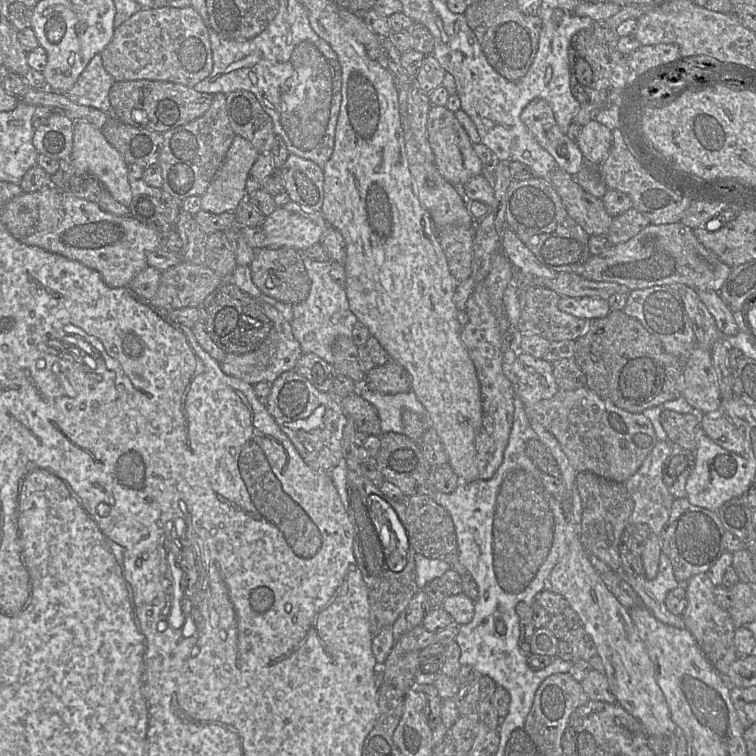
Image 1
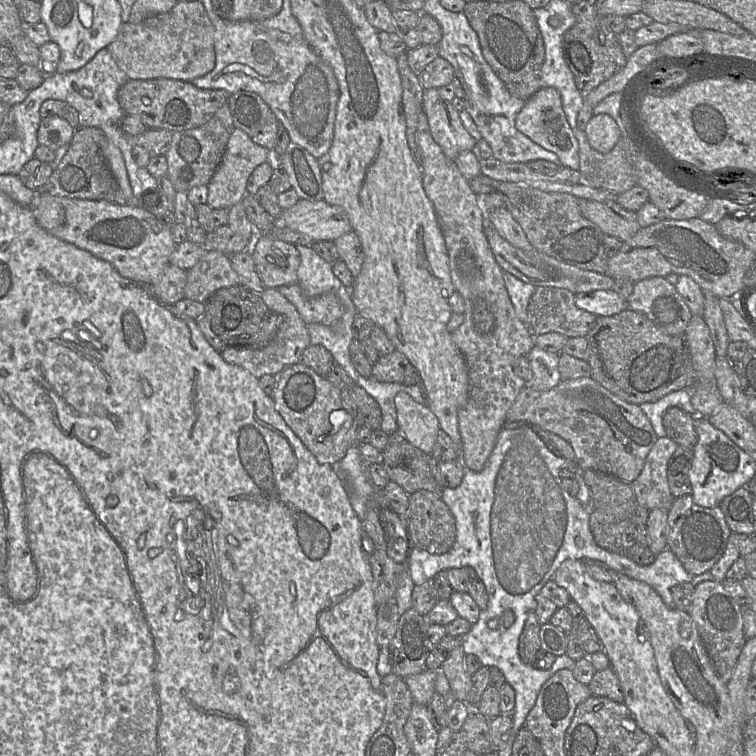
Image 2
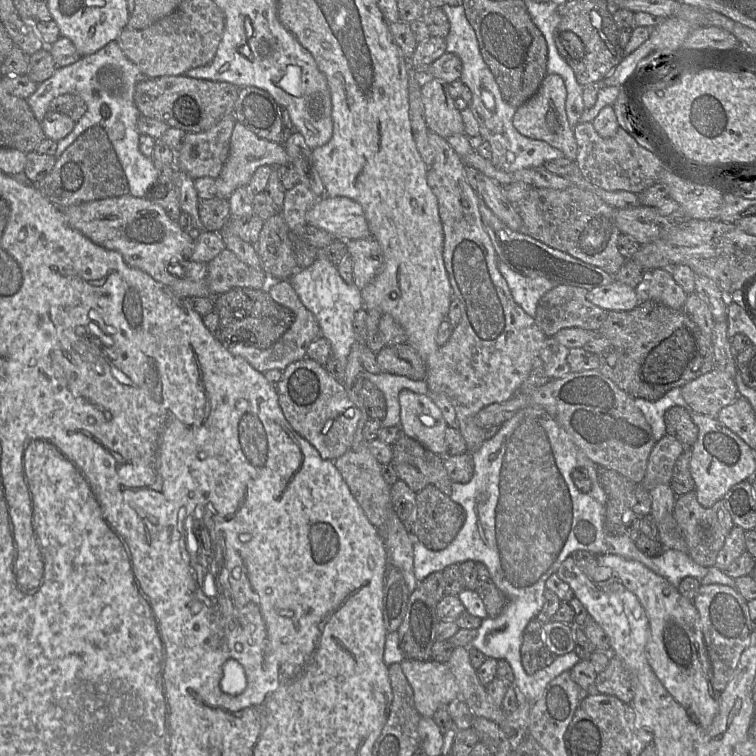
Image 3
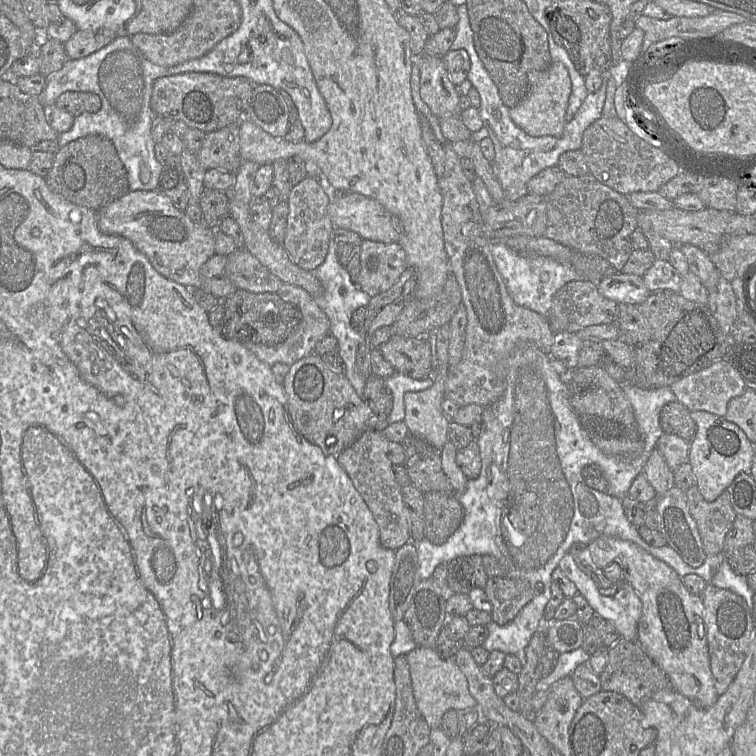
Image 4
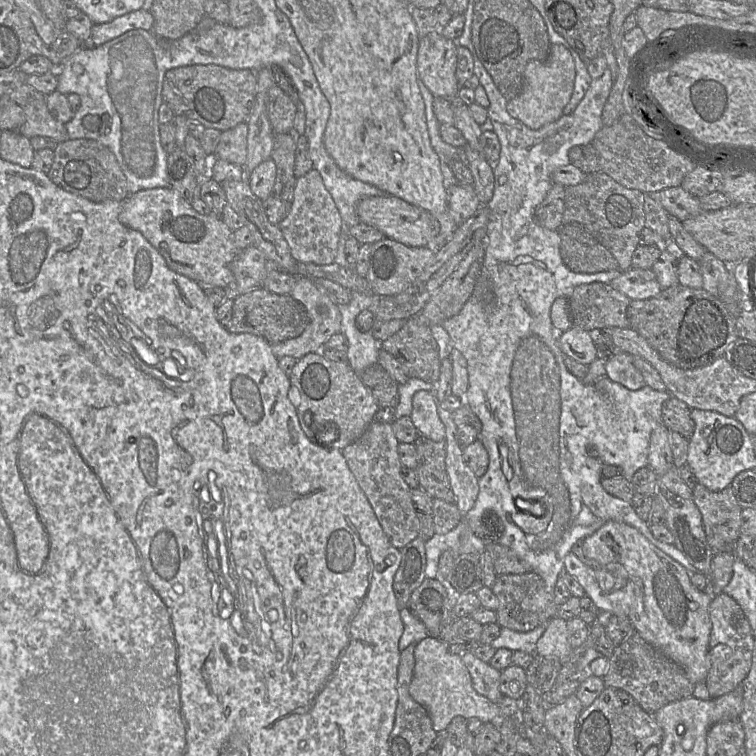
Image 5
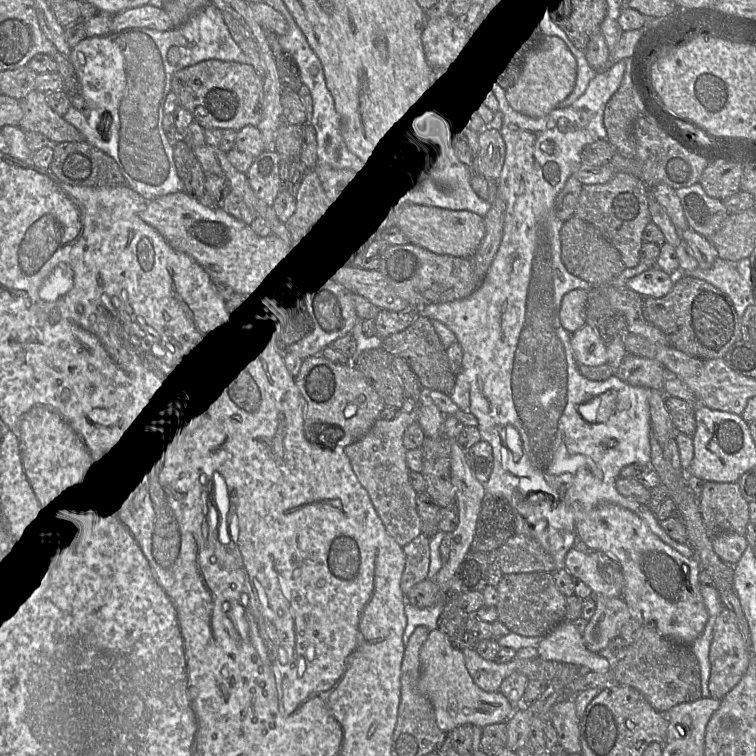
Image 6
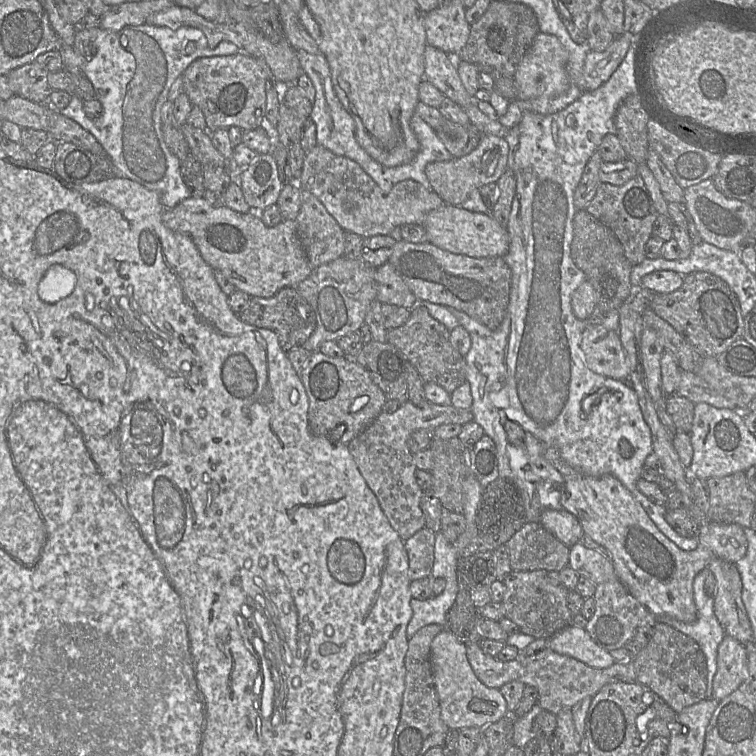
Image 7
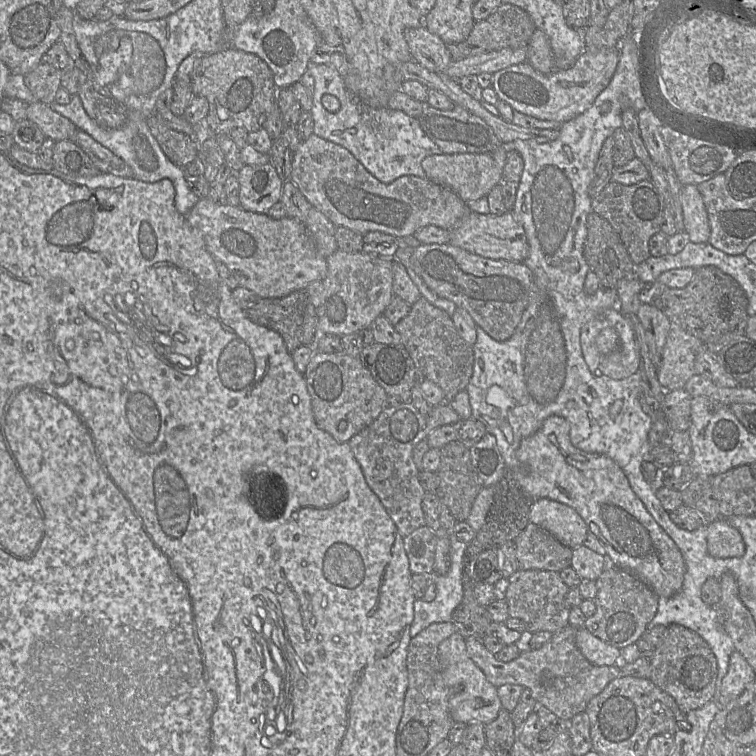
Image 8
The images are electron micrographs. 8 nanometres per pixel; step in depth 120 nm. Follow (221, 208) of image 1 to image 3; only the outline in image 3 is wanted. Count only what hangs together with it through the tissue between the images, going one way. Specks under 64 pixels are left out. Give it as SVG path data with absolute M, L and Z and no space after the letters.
M235 123L228 158L217 178L215 178L216 196L228 199L239 187L247 186L260 166L279 167L289 164L283 143L275 143L258 137L241 123Z

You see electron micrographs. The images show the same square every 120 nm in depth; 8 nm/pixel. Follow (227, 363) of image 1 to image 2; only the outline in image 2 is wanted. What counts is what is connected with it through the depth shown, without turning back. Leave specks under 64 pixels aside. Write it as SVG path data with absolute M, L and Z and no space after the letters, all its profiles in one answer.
M265 288L261 293L261 297L270 310L284 317L284 322L275 338L262 349L235 349L226 347L220 353L225 362L246 369L257 379L264 375L278 376L284 368L300 362L302 352L311 345L307 325L302 320L295 306L278 289Z

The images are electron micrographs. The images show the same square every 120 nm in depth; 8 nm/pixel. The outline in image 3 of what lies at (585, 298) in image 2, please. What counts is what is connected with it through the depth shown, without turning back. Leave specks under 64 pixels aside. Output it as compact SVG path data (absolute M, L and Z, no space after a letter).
M616 280L589 290L586 297L606 311L630 311L640 304L635 288Z

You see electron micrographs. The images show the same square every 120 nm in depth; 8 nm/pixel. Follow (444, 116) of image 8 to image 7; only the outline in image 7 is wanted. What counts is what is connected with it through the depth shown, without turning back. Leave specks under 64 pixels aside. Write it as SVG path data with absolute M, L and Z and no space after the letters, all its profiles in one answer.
M445 120L441 126L433 129L454 158L471 153L476 149L483 136L472 123L461 125Z

